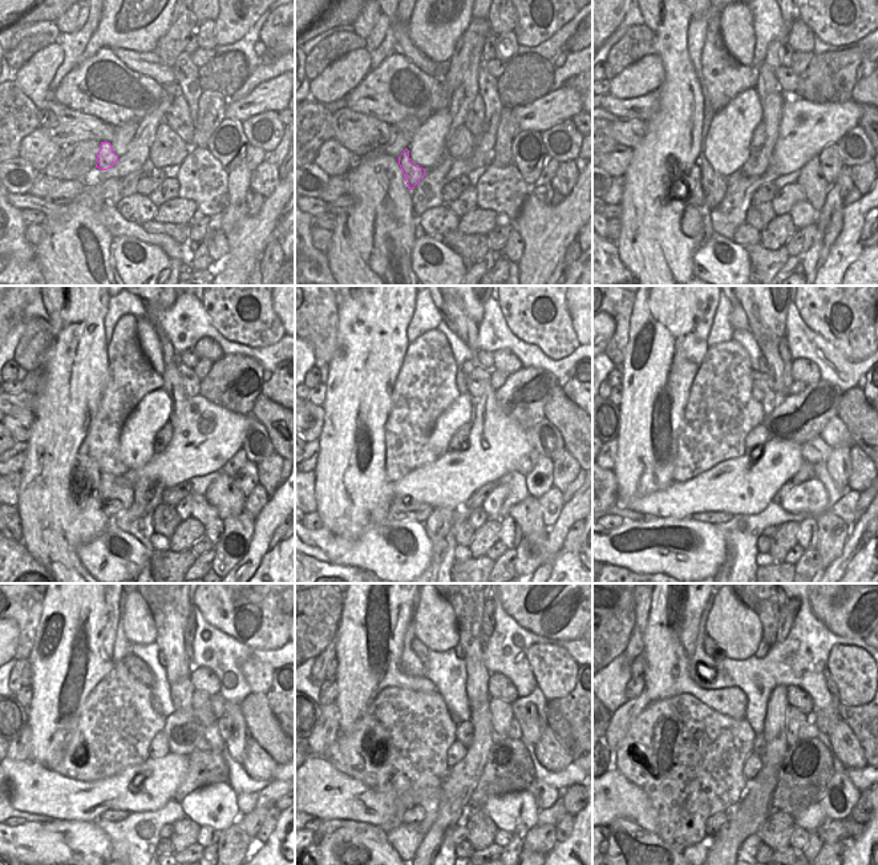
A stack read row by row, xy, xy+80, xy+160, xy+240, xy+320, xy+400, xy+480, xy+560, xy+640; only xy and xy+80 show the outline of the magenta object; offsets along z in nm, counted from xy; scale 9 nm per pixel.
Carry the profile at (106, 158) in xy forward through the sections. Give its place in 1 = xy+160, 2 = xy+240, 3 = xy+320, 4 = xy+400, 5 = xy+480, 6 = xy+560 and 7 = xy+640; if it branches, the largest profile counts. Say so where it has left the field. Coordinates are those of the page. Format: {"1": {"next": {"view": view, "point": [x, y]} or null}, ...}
{"1": {"next": {"view": "xy+160", "point": [713, 185]}}, "2": {"next": {"view": "xy+240", "point": [117, 496]}}, "3": {"next": {"view": "xy+320", "point": [405, 508]}}, "4": {"next": {"view": "xy+400", "point": [709, 517]}}, "5": {"next": {"view": "xy+480", "point": [109, 815]}}, "6": {"next": {"view": "xy+560", "point": [417, 813]}}, "7": {"next": {"view": "xy+640", "point": [715, 823]}}}

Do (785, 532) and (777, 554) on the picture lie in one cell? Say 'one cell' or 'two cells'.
one cell

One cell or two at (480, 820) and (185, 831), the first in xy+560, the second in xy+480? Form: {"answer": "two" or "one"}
{"answer": "one"}

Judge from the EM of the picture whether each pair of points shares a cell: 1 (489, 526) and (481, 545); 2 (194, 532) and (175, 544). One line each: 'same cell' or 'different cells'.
1: same cell
2: same cell

